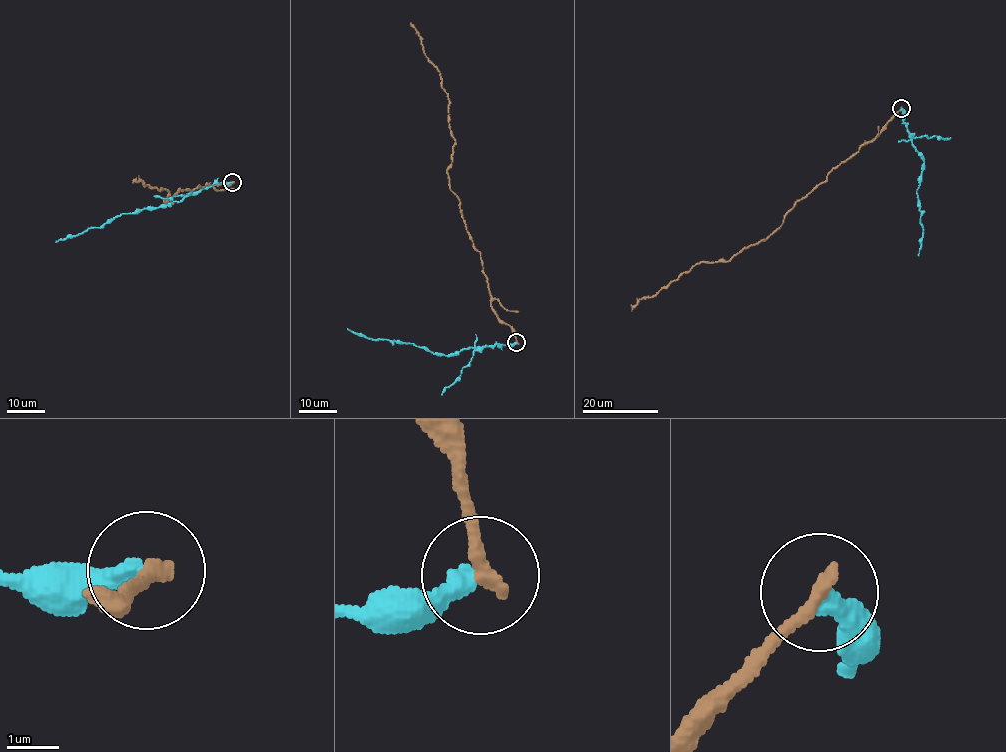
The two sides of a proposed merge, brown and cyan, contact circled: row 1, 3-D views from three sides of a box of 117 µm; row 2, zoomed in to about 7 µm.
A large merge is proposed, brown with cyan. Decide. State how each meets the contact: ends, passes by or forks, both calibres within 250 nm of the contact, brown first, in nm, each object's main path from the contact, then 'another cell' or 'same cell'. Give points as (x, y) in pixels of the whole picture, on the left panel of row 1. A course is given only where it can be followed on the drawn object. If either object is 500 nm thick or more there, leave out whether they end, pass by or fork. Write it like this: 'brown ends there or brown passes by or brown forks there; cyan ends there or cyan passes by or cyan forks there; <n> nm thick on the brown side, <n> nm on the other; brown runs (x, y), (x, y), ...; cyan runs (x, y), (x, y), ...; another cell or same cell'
brown ends there; cyan ends there; 320 nm thick on the brown side, 340 nm on the other; brown runs (232, 182), (180, 189), (164, 201), (173, 203), (166, 204), (168, 190), (144, 186), (143, 180), (132, 183); cyan runs (231, 182), (216, 182), (179, 201), (157, 208), (120, 214), (99, 227), (90, 227), (55, 241); another cell

